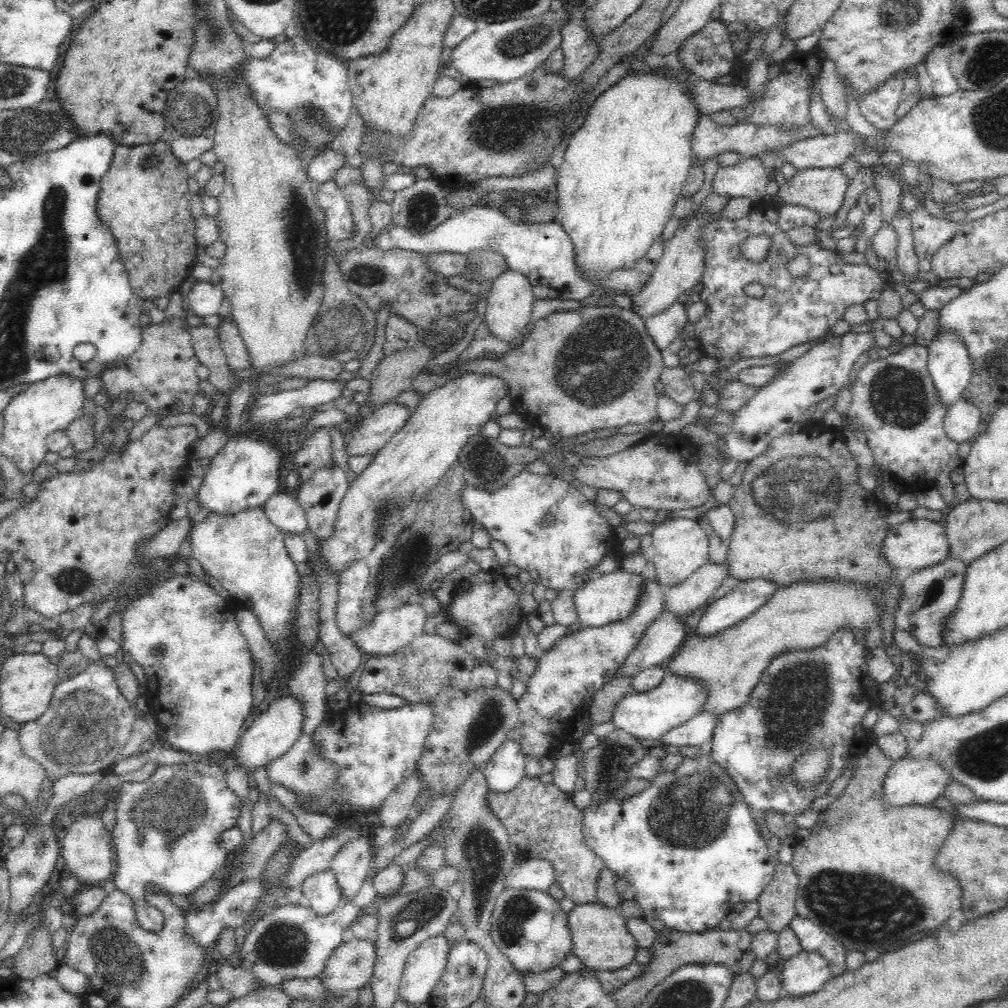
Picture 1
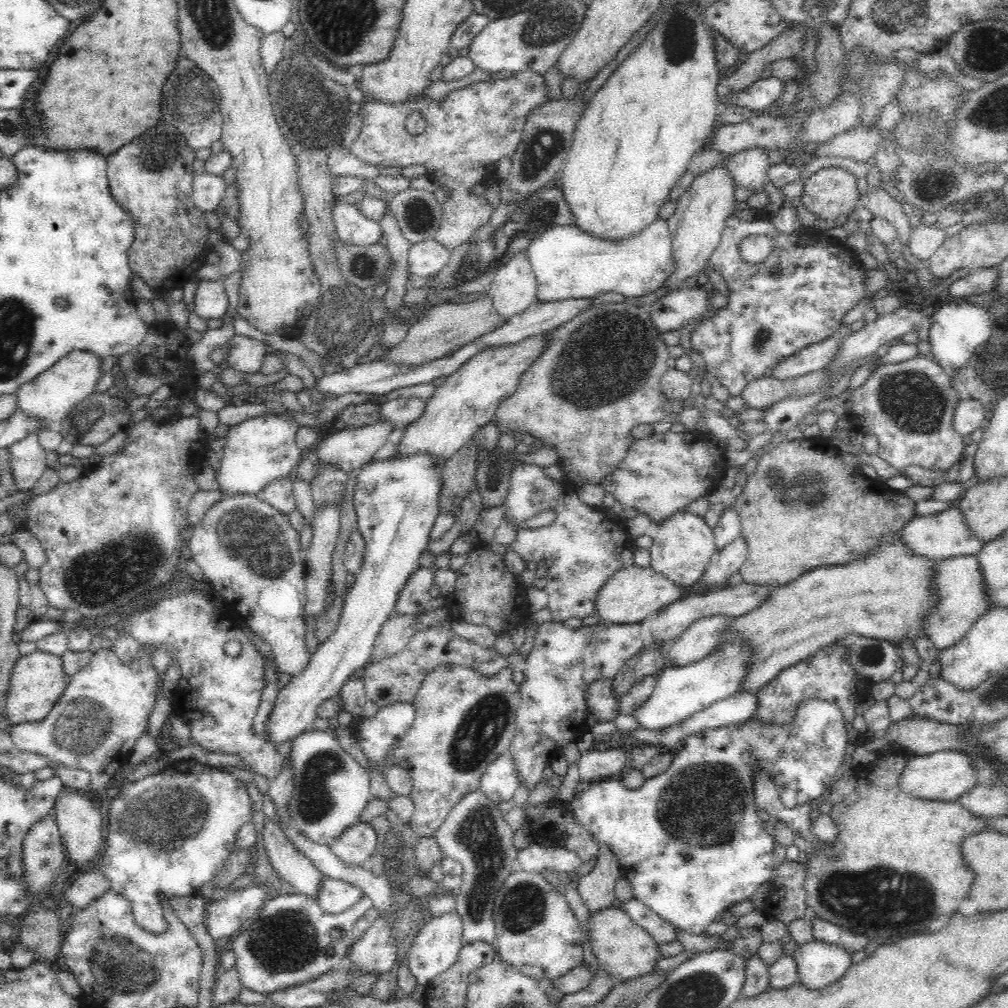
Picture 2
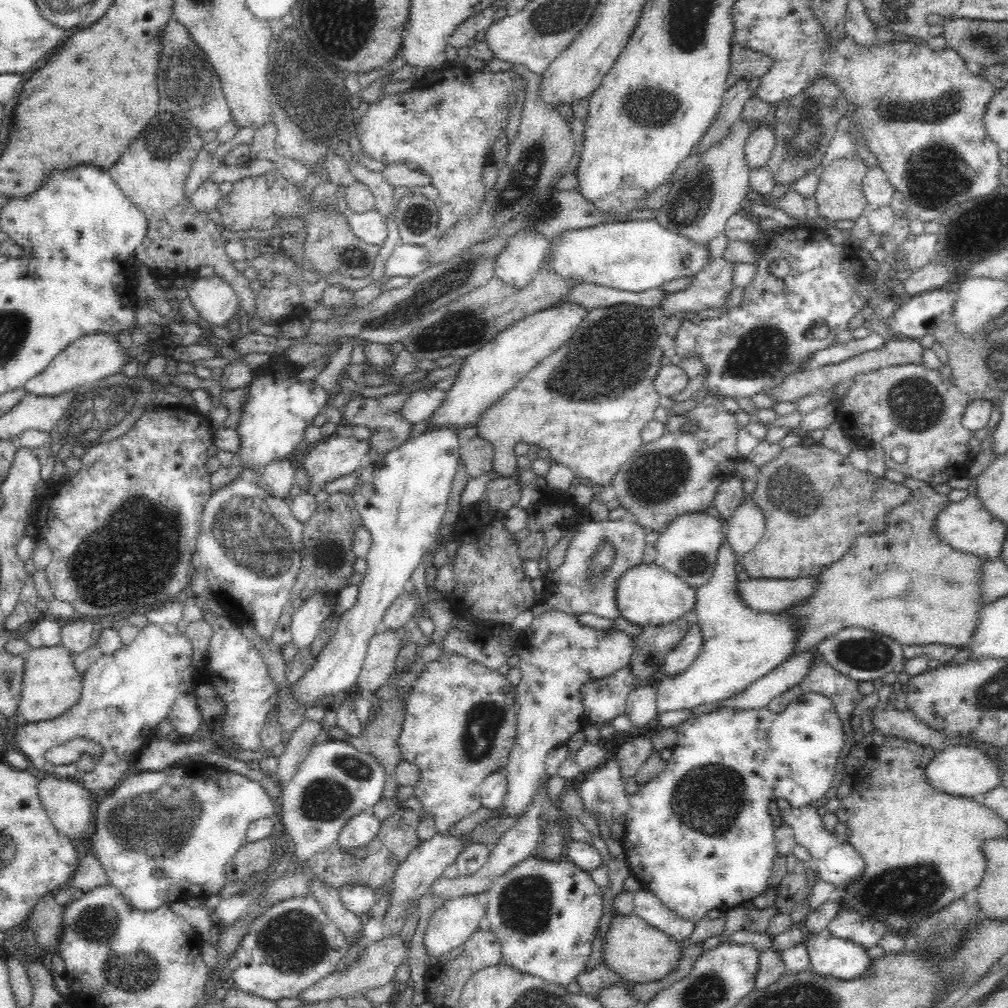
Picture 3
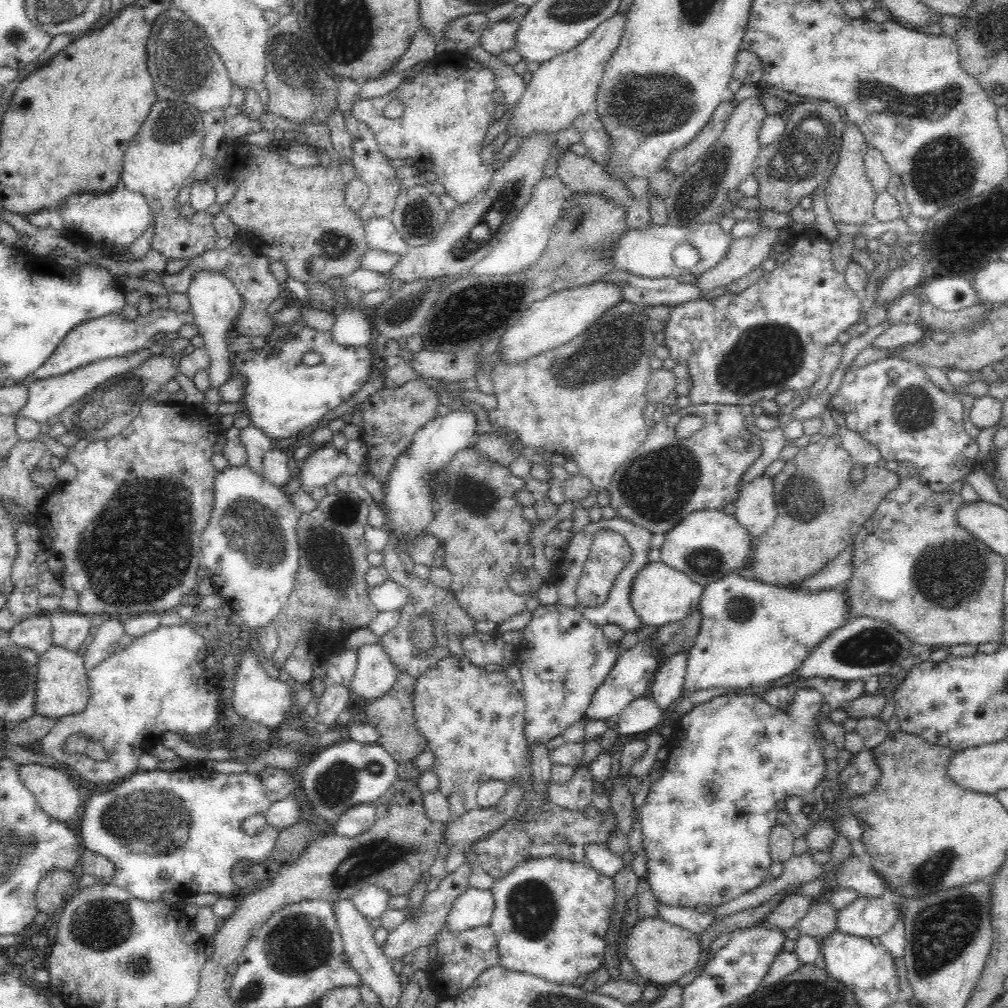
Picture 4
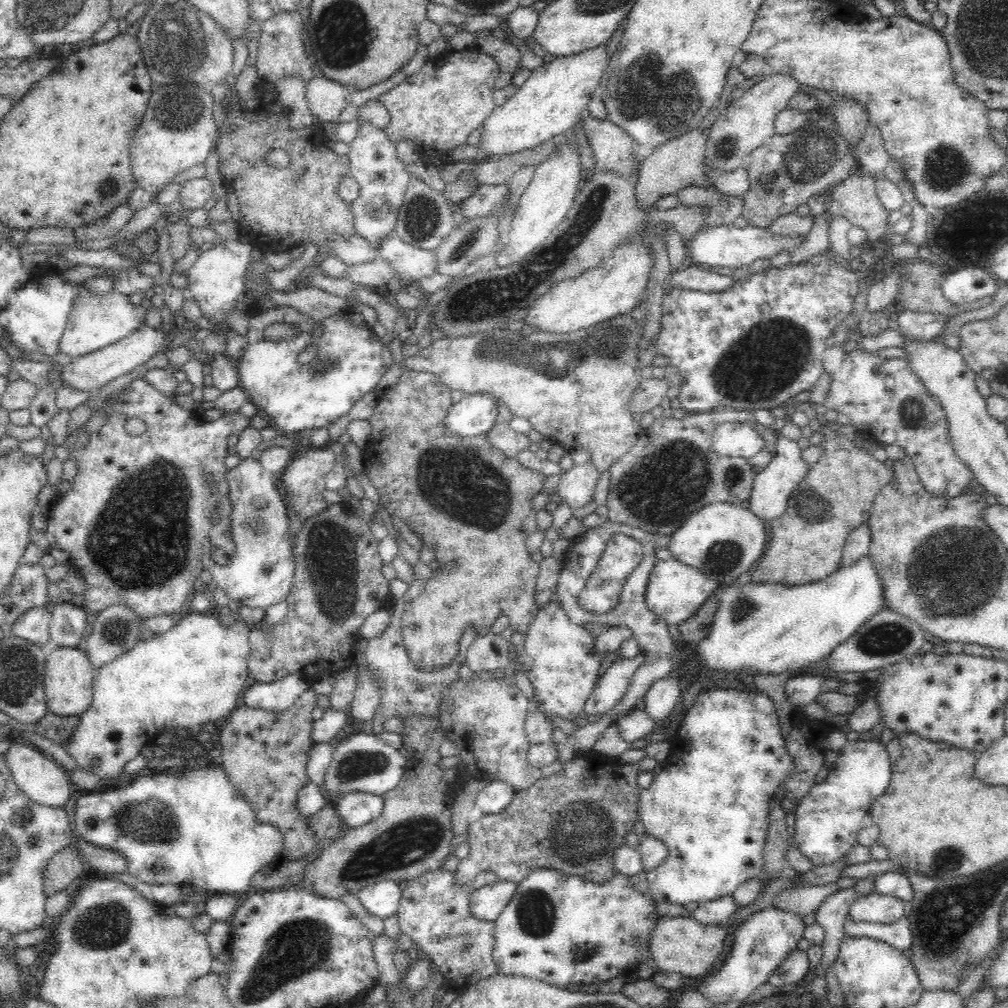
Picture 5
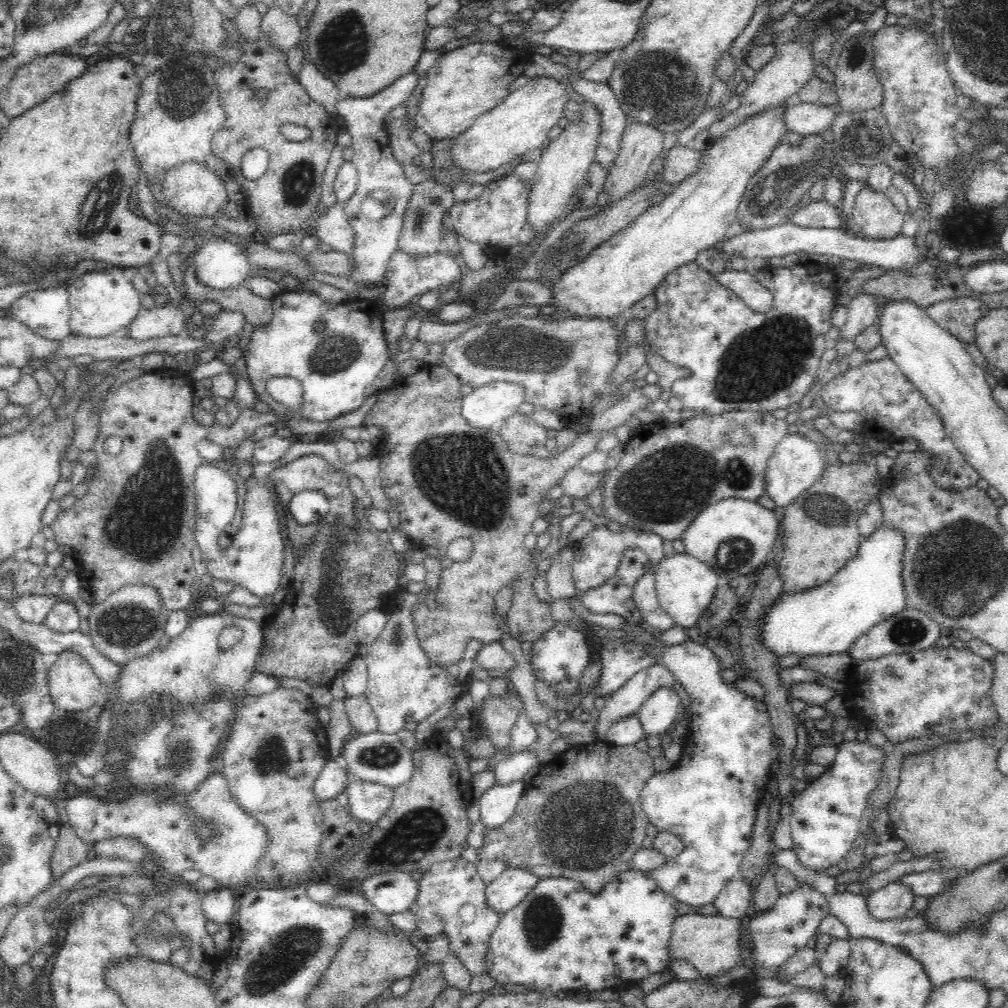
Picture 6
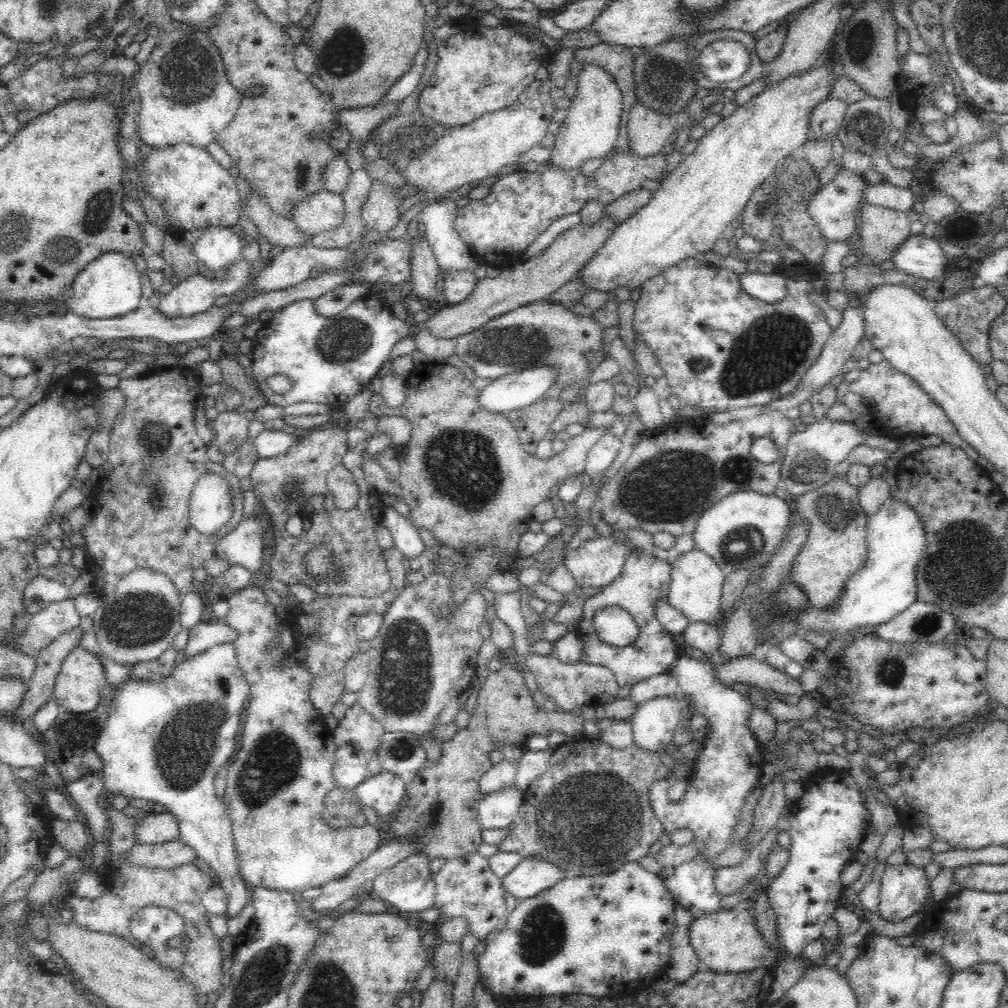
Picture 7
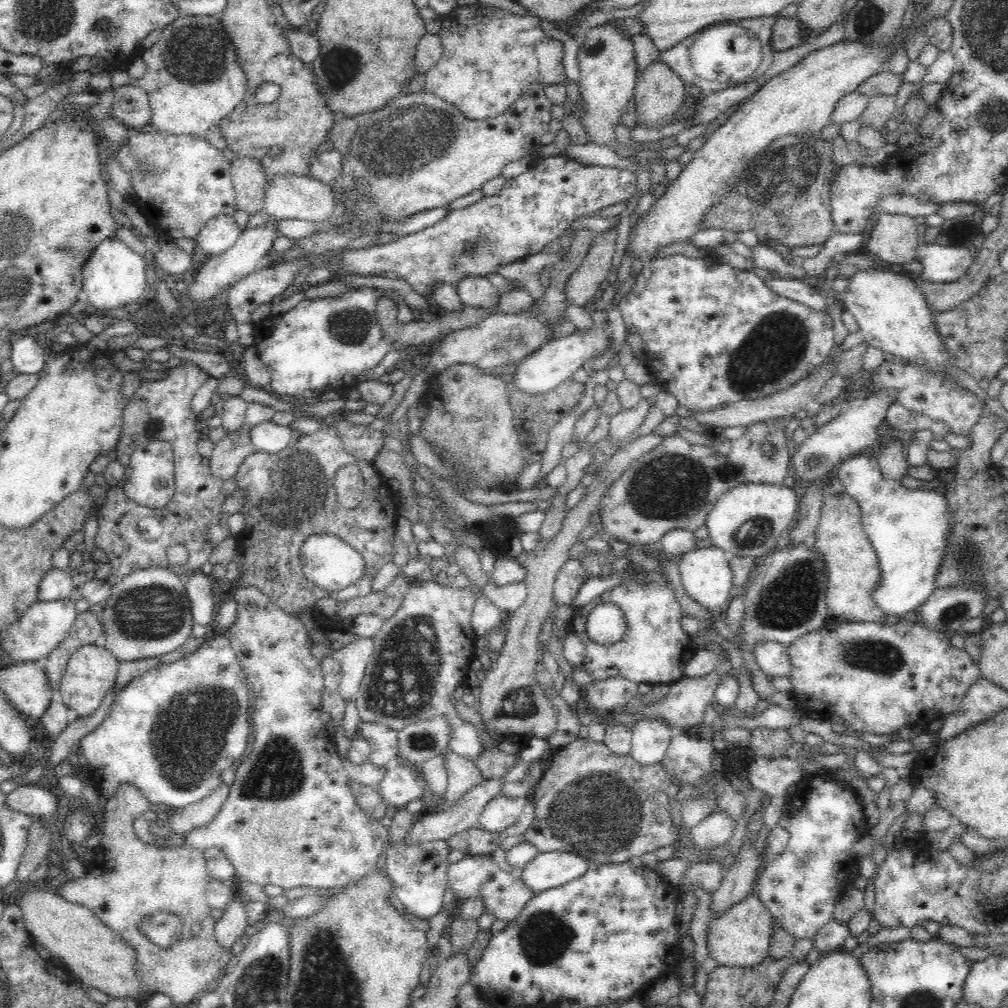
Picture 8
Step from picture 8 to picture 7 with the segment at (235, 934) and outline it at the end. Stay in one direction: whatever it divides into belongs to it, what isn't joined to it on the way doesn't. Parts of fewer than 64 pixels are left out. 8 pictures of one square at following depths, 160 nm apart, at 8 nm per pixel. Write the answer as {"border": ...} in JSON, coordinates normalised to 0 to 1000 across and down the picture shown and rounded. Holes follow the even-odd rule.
{"border":[[[83,628],[76,642],[101,656],[105,679],[113,682],[105,717],[93,737],[93,744],[103,756],[98,768],[102,772],[104,785],[109,790],[121,788],[125,792],[143,792],[149,798],[157,796],[164,800],[177,814],[177,833],[183,834],[193,844],[195,851],[208,859],[216,878],[222,882],[226,892],[224,909],[234,909],[249,893],[248,881],[237,868],[230,814],[221,793],[213,787],[211,777],[214,766],[225,759],[233,748],[234,726],[240,719],[238,712],[248,688],[248,680],[235,656],[234,643],[230,638],[210,641],[192,653],[175,657],[169,669],[160,676],[151,676],[131,673],[126,660],[117,659],[103,649],[91,629]]]}

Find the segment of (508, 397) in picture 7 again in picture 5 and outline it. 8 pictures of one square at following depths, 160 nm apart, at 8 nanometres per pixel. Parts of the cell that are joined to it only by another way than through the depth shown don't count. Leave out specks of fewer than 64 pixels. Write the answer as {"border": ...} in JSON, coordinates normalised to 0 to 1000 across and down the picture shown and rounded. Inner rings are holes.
{"border":[[[461,391],[446,404],[438,422],[456,434],[481,432],[495,418],[494,408],[494,399],[488,391]]]}

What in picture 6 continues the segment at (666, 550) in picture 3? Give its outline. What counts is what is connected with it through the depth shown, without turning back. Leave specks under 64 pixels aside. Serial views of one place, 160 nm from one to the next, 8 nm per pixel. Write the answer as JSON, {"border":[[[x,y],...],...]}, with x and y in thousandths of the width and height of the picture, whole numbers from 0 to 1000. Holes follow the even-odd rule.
{"border":[[[721,494],[700,502],[676,532],[681,550],[700,559],[712,571],[713,579],[742,570],[766,552],[772,532],[772,513],[750,497]]]}

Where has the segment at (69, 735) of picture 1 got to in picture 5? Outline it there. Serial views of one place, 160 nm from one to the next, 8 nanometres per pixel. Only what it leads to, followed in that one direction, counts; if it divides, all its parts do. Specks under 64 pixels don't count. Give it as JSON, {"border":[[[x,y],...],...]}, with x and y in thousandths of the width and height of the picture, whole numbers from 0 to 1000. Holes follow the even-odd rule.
{"border":[[[191,608],[190,610],[184,609],[184,612],[177,616],[174,621],[171,621],[167,627],[154,630],[150,635],[139,635],[132,643],[129,643],[124,649],[117,651],[113,656],[103,659],[94,665],[92,675],[92,693],[89,701],[78,710],[79,717],[75,724],[71,726],[71,730],[67,732],[67,736],[63,736],[62,741],[70,752],[75,754],[75,760],[95,768],[99,772],[115,772],[122,766],[123,759],[129,756],[134,750],[139,748],[139,744],[143,740],[149,739],[152,733],[162,723],[173,722],[190,722],[196,724],[200,719],[213,717],[216,714],[228,709],[236,700],[240,685],[248,678],[248,669],[245,662],[246,651],[248,650],[248,639],[246,636],[249,627],[249,621],[246,621],[242,616],[236,616],[231,621],[221,621],[212,611],[203,610],[200,608]],[[96,753],[97,758],[92,755]]]}

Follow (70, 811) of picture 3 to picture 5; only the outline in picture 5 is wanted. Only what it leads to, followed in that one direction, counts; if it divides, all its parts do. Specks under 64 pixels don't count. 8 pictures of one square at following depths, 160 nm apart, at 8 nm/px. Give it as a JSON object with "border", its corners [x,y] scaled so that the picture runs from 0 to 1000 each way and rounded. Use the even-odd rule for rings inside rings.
{"border":[[[31,737],[8,738],[4,749],[8,762],[11,764],[15,777],[23,784],[28,792],[52,804],[63,801],[69,792],[69,777],[64,764],[60,758],[42,747]]]}

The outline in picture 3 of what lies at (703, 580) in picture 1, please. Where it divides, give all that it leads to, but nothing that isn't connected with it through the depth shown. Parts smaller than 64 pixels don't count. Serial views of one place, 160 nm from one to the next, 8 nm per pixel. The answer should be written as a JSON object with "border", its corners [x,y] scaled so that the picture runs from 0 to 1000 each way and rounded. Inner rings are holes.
{"border":[[[742,492],[721,515],[721,520],[719,534],[728,547],[729,556],[743,549],[754,536],[755,530],[758,530],[758,511]]]}

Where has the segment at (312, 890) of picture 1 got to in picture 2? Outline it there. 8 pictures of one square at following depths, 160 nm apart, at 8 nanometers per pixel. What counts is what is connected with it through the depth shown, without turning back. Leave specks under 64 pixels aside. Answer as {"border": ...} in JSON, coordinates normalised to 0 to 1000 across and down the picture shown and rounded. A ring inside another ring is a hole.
{"border":[[[320,870],[313,894],[321,906],[335,907],[359,891],[359,882],[333,871]]]}

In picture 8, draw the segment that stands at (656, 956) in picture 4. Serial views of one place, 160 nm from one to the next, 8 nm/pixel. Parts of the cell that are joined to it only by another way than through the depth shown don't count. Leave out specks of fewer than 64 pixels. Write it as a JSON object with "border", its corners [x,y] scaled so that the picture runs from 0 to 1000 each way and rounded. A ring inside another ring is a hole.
{"border":[[[749,885],[734,893],[714,909],[702,914],[700,919],[700,943],[710,956],[724,959],[747,959],[754,956],[762,946],[764,925],[769,911],[762,905]]]}

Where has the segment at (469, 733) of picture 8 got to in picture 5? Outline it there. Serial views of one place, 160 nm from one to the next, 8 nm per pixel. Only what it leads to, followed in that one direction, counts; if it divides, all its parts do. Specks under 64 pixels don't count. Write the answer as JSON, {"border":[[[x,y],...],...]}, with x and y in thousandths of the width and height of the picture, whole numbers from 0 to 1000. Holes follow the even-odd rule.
{"border":[[[396,550],[391,553],[389,560],[393,566],[393,573],[399,575],[399,577],[403,577],[405,586],[403,591],[394,595],[393,599],[391,599],[387,621],[381,625],[380,629],[377,629],[374,633],[369,633],[365,637],[365,642],[362,645],[362,661],[374,669],[374,675],[376,675],[376,681],[378,681],[377,700],[373,709],[370,711],[371,726],[381,726],[380,717],[389,711],[417,709],[432,713],[436,708],[438,700],[437,692],[440,692],[442,681],[444,681],[448,675],[454,673],[454,663],[456,663],[458,657],[462,656],[465,642],[475,631],[468,620],[463,620],[455,636],[455,649],[448,657],[437,663],[437,665],[425,667],[417,665],[413,660],[409,659],[409,656],[407,656],[404,651],[400,637],[399,611],[404,599],[421,589],[425,576],[413,573],[410,562],[405,560]]]}

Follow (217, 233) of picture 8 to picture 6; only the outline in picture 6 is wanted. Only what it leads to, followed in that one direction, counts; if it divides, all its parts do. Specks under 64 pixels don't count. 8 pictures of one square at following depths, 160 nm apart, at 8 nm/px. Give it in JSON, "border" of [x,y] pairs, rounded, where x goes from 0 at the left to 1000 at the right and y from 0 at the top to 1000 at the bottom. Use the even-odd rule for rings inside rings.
{"border":[[[224,238],[204,239],[192,254],[192,274],[206,287],[225,289],[241,282],[249,272],[246,255]]]}

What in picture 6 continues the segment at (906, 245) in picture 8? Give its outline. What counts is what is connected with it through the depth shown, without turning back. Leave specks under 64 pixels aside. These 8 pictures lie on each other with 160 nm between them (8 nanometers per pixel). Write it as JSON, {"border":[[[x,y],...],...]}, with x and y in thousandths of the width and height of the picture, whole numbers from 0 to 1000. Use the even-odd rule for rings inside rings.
{"border":[[[857,183],[851,190],[845,220],[853,225],[852,233],[863,237],[883,237],[892,232],[897,211],[889,207],[878,191]]]}

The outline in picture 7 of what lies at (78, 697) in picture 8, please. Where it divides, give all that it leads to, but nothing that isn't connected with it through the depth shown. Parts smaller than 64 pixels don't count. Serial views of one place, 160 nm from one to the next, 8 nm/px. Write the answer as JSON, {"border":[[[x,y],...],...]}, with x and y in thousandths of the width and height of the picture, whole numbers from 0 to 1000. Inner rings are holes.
{"border":[[[76,642],[60,661],[54,677],[53,694],[68,706],[90,706],[97,700],[105,681],[101,656]]]}

